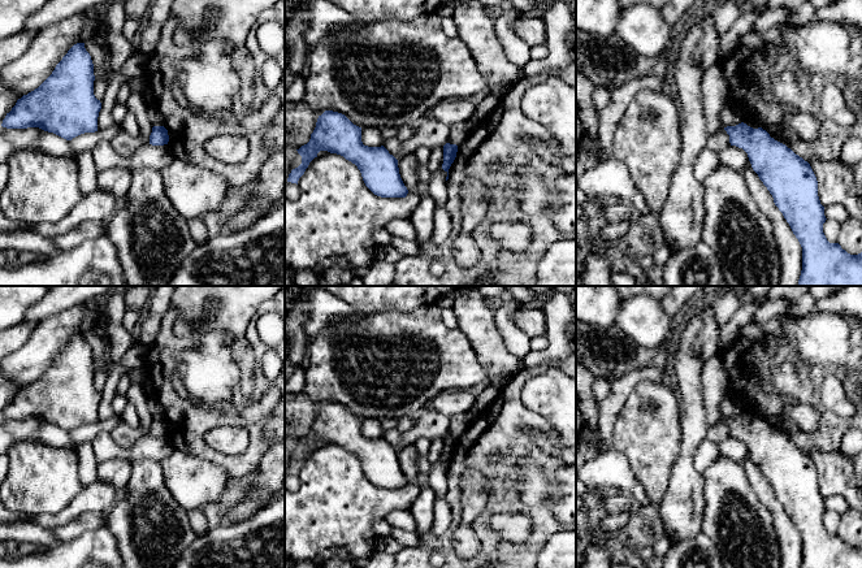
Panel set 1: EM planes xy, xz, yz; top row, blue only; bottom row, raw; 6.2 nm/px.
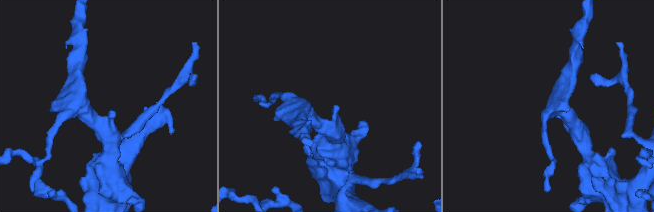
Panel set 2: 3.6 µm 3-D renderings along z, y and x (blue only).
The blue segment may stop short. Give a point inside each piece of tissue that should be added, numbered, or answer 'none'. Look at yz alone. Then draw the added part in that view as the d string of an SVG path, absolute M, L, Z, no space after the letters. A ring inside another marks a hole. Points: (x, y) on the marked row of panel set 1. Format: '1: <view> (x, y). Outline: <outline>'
none

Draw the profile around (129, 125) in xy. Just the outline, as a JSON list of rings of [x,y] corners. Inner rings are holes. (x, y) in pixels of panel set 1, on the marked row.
[[[127,110],[126,117],[121,125],[122,125],[124,131],[130,134],[131,136],[139,135],[139,126],[131,110]]]

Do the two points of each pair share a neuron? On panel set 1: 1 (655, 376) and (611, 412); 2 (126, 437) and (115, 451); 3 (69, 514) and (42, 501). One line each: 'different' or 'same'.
1: same
2: different
3: different

